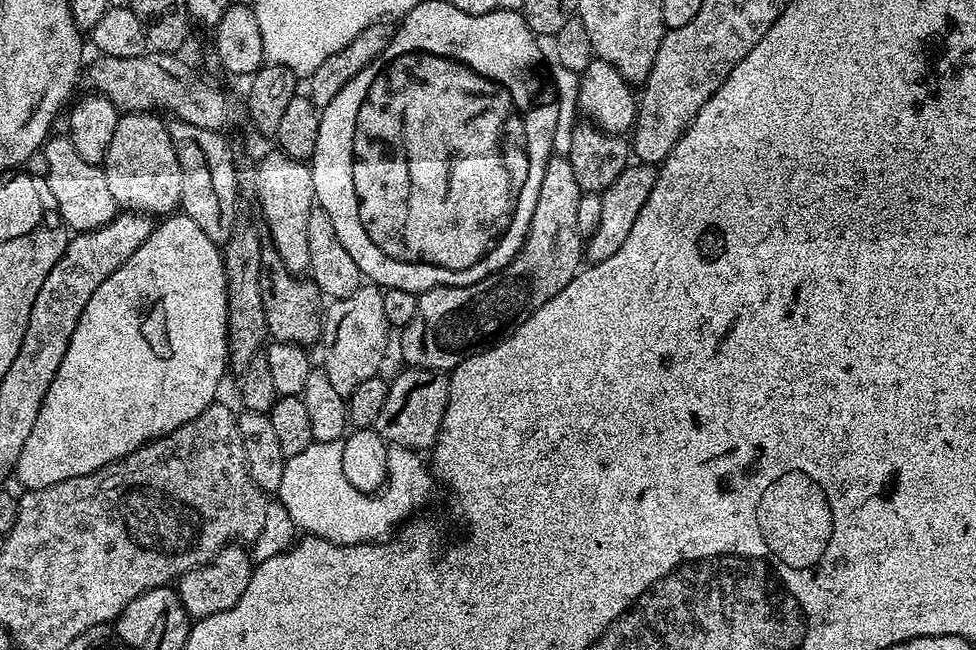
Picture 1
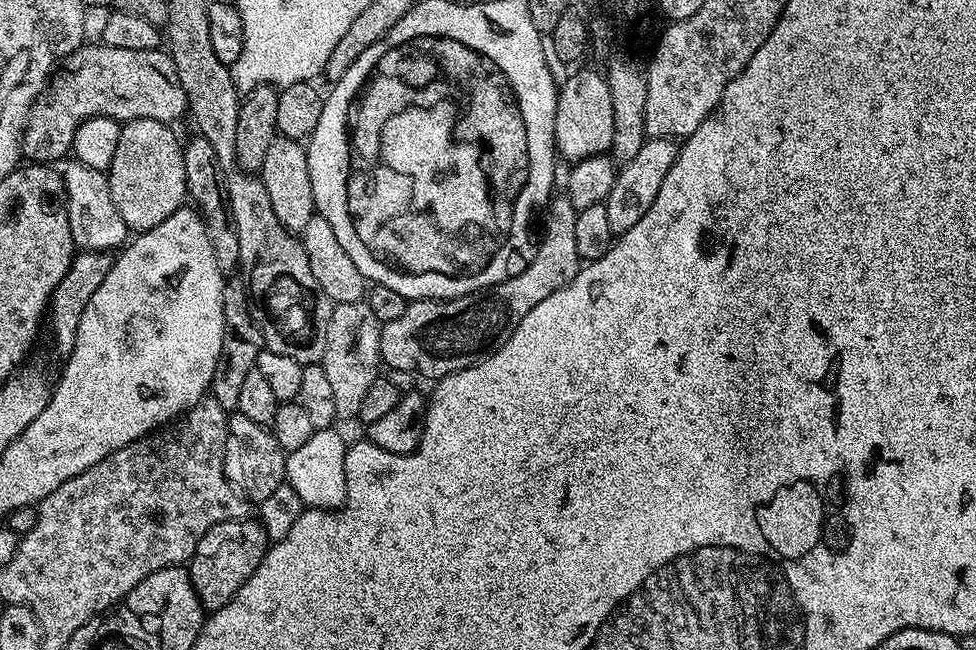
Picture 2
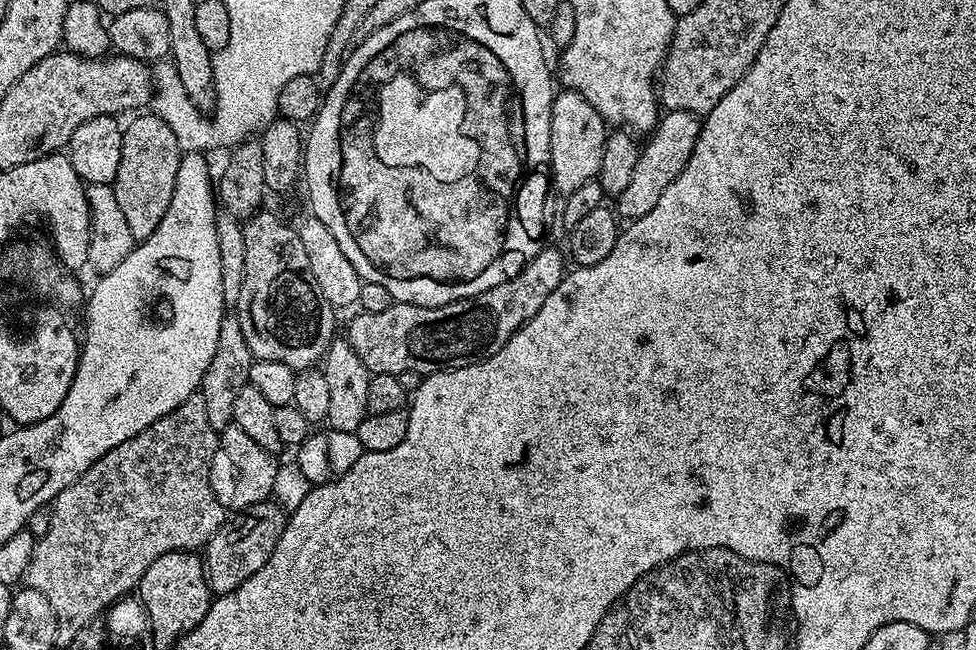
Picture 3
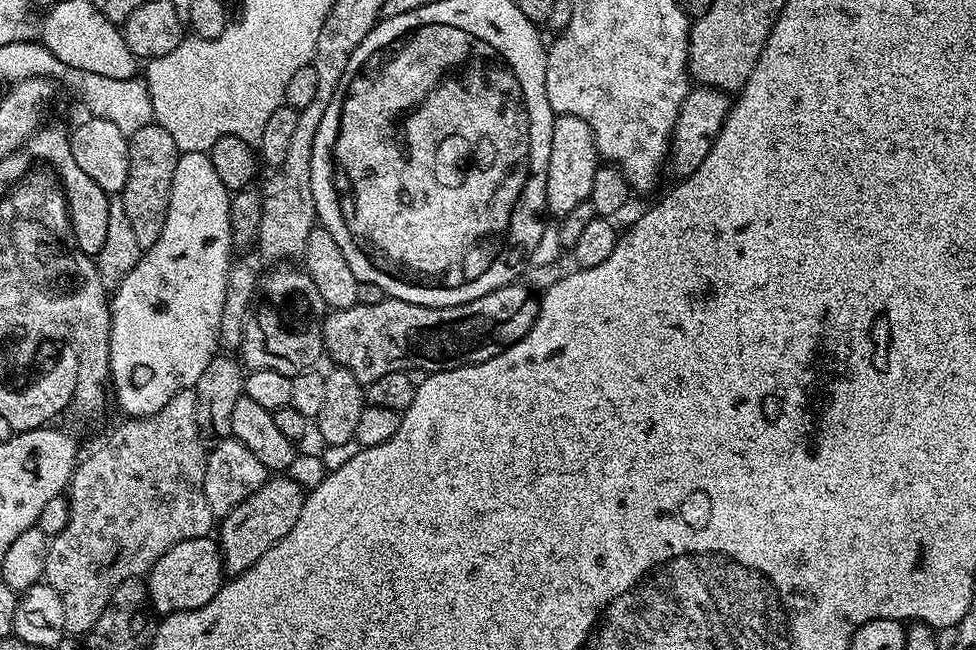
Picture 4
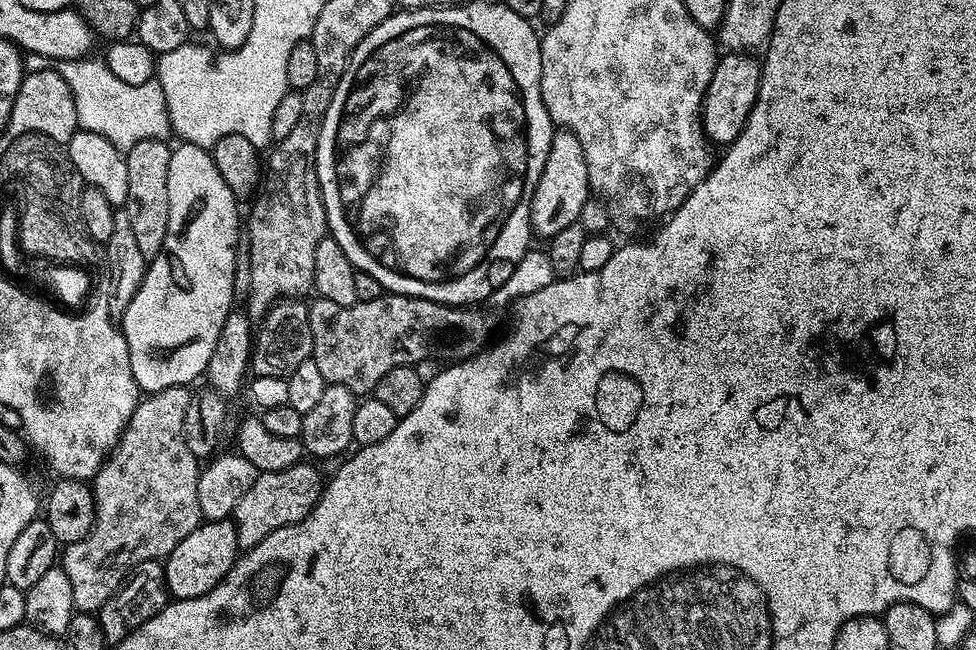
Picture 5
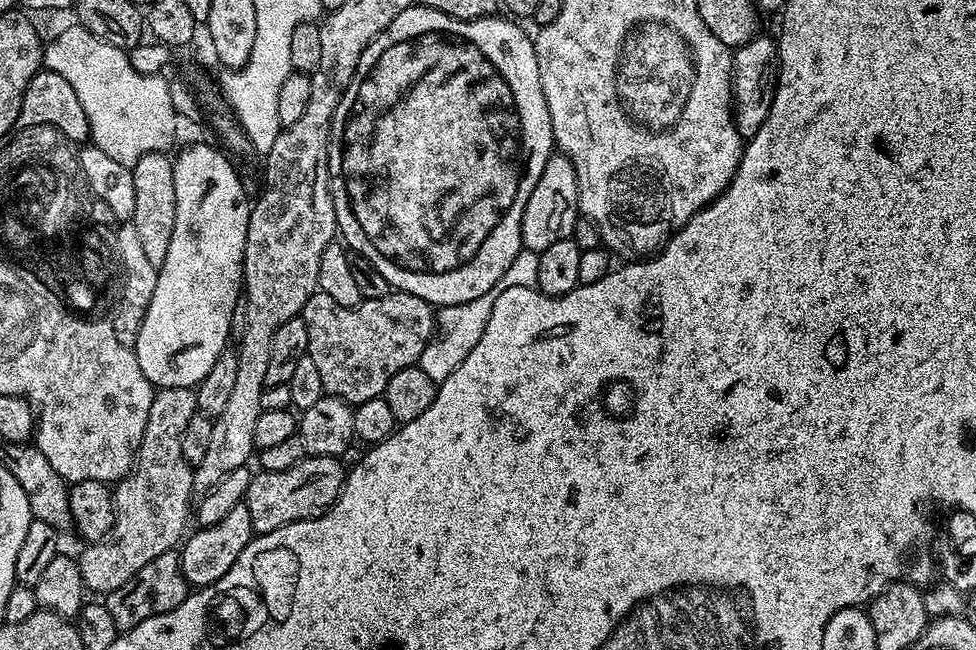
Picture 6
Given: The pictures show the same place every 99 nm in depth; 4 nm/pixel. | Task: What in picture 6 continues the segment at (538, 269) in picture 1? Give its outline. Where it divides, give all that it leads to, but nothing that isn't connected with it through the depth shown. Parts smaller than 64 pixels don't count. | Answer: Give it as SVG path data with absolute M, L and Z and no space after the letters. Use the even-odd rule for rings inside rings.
M322 291L306 302L303 313L308 335L308 351L306 355L314 358L314 366L318 366L318 374L322 378L325 393L337 396L353 406L383 396L386 382L398 374L398 370L413 367L419 361L422 350L434 336L434 308L422 298L409 292L389 291L387 296L373 300L361 299L357 308L338 306L334 298Z

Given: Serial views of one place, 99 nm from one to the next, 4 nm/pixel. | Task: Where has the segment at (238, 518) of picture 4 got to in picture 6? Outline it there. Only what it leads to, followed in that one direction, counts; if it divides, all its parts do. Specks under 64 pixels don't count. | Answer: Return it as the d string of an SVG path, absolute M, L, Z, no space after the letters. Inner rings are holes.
M305 455L303 460L299 460L294 466L290 466L290 470L278 470L277 472L265 472L263 470L257 471L255 475L252 477L252 481L250 482L250 486L248 487L248 493L244 495L244 504L250 510L250 522L252 523L252 531L253 533L259 534L261 532L273 532L274 530L278 530L282 526L286 526L287 524L293 524L294 522L298 522L299 520L311 520L320 515L322 512L328 511L329 508L332 507L334 501L337 500L340 496L340 491L342 490L342 486L344 485L344 478L346 475L345 465L340 465L341 461L337 459L335 456L309 456Z

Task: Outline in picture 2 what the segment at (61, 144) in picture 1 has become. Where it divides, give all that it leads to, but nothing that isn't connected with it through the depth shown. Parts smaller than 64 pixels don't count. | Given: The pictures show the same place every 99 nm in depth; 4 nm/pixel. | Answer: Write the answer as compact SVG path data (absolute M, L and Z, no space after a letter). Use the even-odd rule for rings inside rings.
M73 159L71 163L63 165L65 168L62 168L62 179L72 240L77 249L85 252L115 253L129 243L130 229L126 226L126 222L122 222L122 214L118 214L118 206L114 206L108 174L90 170L90 166L77 159Z

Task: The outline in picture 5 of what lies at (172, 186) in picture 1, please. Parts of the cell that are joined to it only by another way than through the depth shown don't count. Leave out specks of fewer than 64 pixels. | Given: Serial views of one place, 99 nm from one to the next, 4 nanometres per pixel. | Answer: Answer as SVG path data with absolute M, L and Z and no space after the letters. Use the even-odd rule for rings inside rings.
M147 140L127 149L130 170L130 200L136 209L130 215L134 226L134 242L145 260L152 261L166 242L166 226L170 222L170 198L166 195L166 170L170 170L172 148L168 140Z

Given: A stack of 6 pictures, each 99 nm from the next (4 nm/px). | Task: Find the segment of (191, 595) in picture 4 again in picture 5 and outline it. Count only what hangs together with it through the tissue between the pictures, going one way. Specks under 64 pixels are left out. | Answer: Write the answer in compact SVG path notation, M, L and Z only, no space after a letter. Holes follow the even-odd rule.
M231 519L226 520L204 520L197 528L190 530L174 550L164 557L164 577L168 594L172 600L189 600L199 596L207 596L210 590L214 590L226 578L226 574L236 565L238 553L241 551L236 541L236 526Z

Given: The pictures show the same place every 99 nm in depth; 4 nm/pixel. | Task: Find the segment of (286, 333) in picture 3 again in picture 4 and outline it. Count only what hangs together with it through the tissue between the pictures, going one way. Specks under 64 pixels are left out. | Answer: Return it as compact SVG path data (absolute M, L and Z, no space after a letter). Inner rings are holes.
M280 266L277 272L263 273L258 284L258 291L248 313L246 330L238 349L239 359L248 370L278 370L278 374L293 377L303 372L315 369L316 364L325 355L324 350L324 317L326 305L322 302L322 294L310 282L308 273L296 266Z

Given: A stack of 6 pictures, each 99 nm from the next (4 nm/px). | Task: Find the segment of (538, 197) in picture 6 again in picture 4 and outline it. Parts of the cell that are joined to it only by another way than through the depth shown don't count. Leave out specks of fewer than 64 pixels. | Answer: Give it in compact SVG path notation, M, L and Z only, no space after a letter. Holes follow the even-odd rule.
M556 116L552 121L552 133L550 134L550 162L546 170L546 208L552 212L556 218L563 218L574 210L582 202L590 199L594 190L594 174L602 167L602 157L600 151L596 149L594 134L586 122L577 116Z

